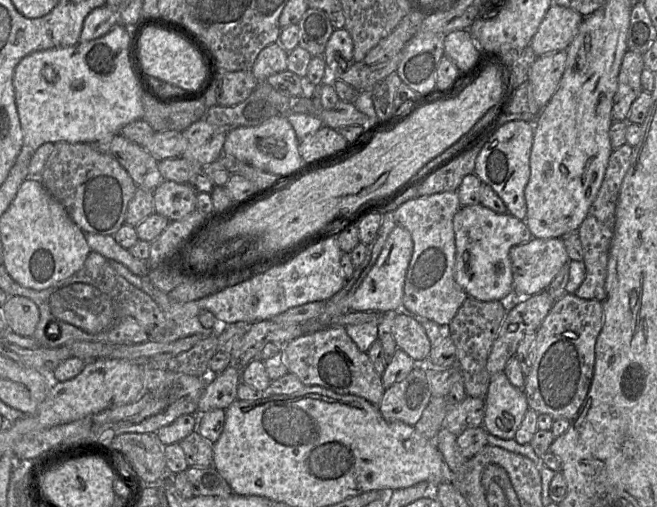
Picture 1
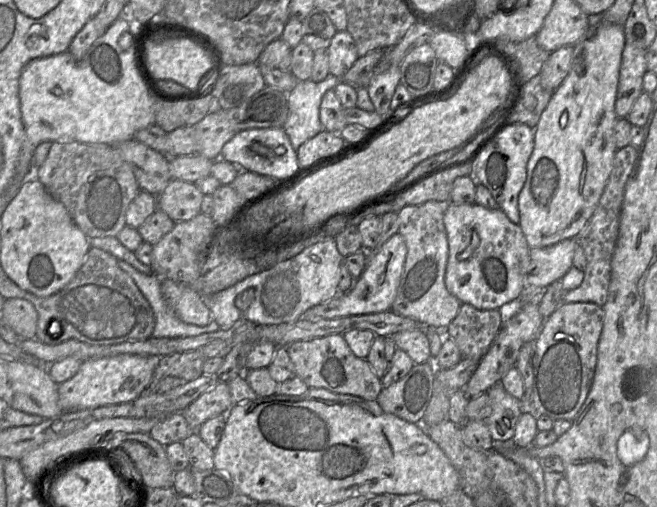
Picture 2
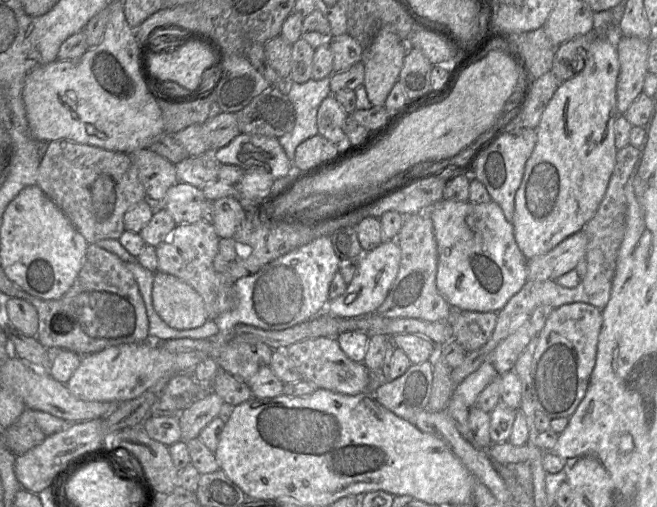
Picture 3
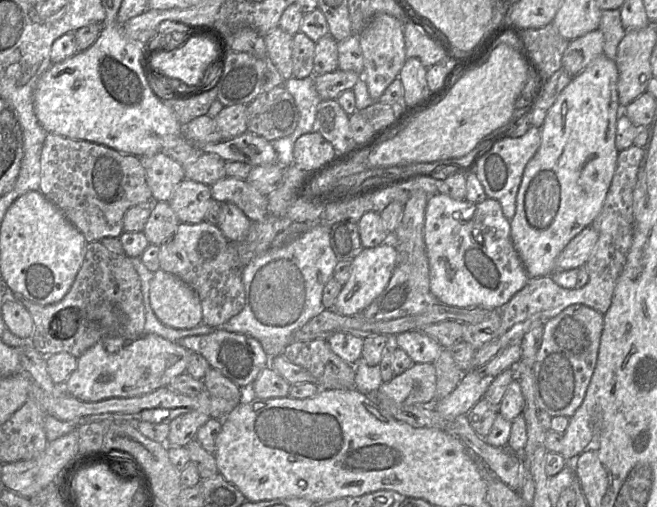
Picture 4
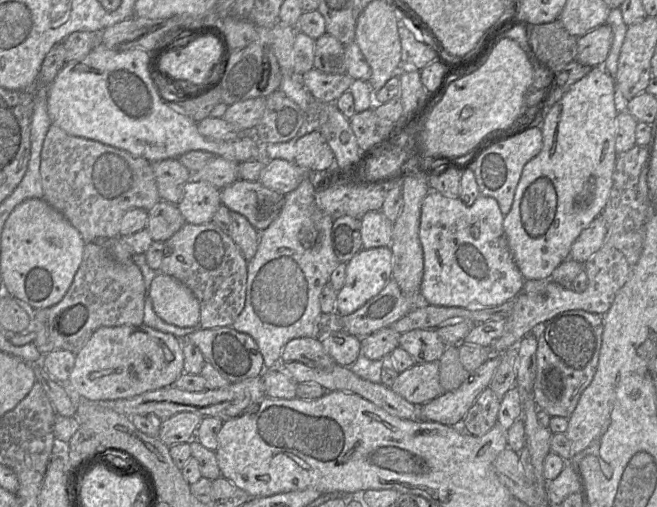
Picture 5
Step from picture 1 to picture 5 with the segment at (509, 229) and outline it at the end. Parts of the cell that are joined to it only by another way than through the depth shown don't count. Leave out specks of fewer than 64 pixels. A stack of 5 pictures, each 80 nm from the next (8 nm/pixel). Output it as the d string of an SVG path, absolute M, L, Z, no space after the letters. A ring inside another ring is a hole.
M429 191L421 205L419 239L423 249L424 274L420 287L420 294L429 305L444 307L461 307L473 309L475 306L498 306L515 298L522 290L524 277L516 266L503 228L504 215L496 199L481 194L471 206L467 206L460 198L450 198L438 191Z

